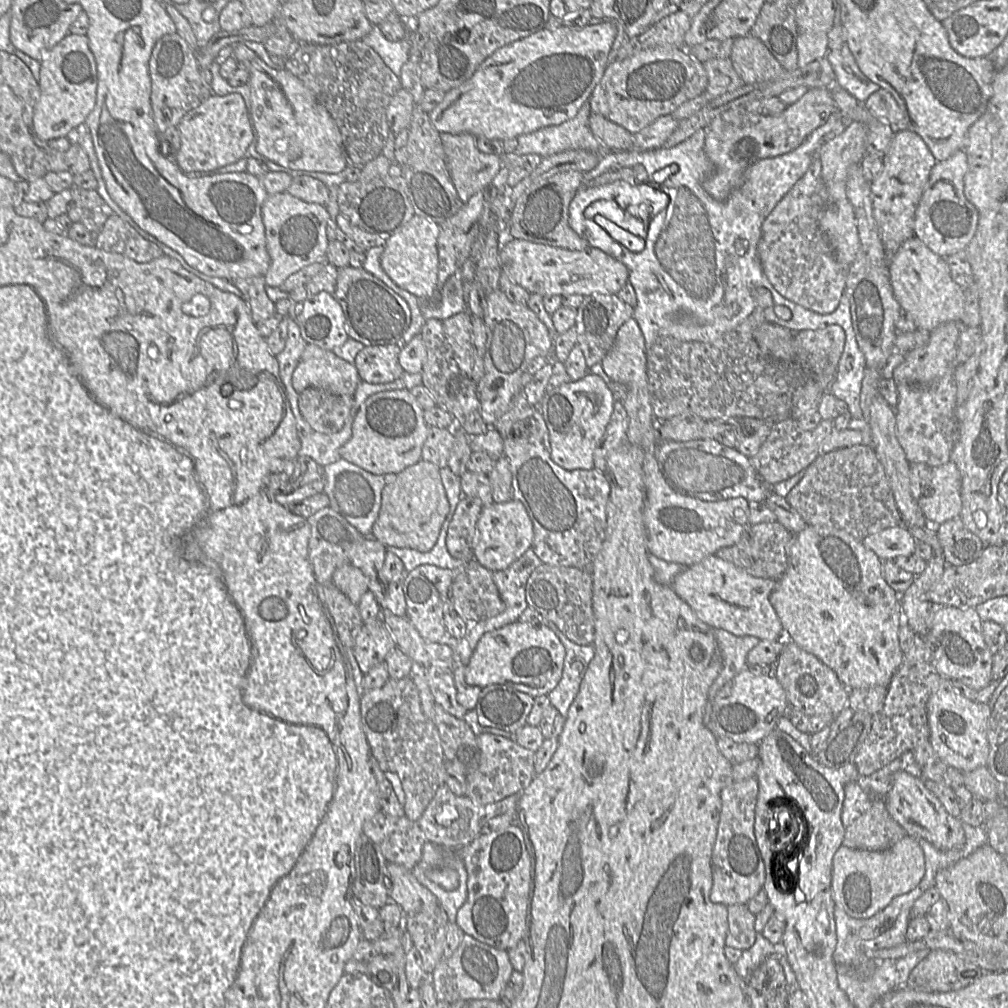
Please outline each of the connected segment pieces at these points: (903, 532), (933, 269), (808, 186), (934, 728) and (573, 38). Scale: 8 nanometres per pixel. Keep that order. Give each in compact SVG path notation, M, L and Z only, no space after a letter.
M904 525L883 529L869 535L863 545L883 561L914 554L917 540Z
M912 236L898 249L889 264L890 281L894 296L903 312L914 322L916 329L932 332L945 322L960 322L964 311L963 288L951 278L946 259L932 252L920 239Z
M814 157L806 173L765 219L758 255L765 274L779 292L816 313L830 314L845 292L848 268L838 263L820 226L828 202L821 173L821 162Z
M943 678L928 702L929 741L948 765L963 773L987 766L989 759L988 727L992 707L962 695L949 678Z
M606 23L584 27L562 25L554 31L538 31L495 51L468 80L447 92L444 100L428 116L440 133L470 133L487 140L517 138L560 125L577 115L602 79L614 40L615 28Z

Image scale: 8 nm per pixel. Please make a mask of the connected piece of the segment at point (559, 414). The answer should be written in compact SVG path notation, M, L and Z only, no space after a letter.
M591 373L546 392L536 409L549 432L551 459L565 470L594 469L594 452L605 435L615 402L603 378Z

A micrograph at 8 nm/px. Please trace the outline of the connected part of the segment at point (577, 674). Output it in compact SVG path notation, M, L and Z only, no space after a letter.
M548 622L547 627L559 638L566 652L561 680L548 694L551 705L566 717L594 657L595 649L593 645L578 645L572 642L552 622Z

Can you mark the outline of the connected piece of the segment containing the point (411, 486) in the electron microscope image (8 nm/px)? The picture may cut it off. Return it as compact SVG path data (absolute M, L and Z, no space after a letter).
M420 460L398 473L395 480L383 489L381 507L372 529L372 537L387 547L428 552L437 542L449 508L439 467Z

